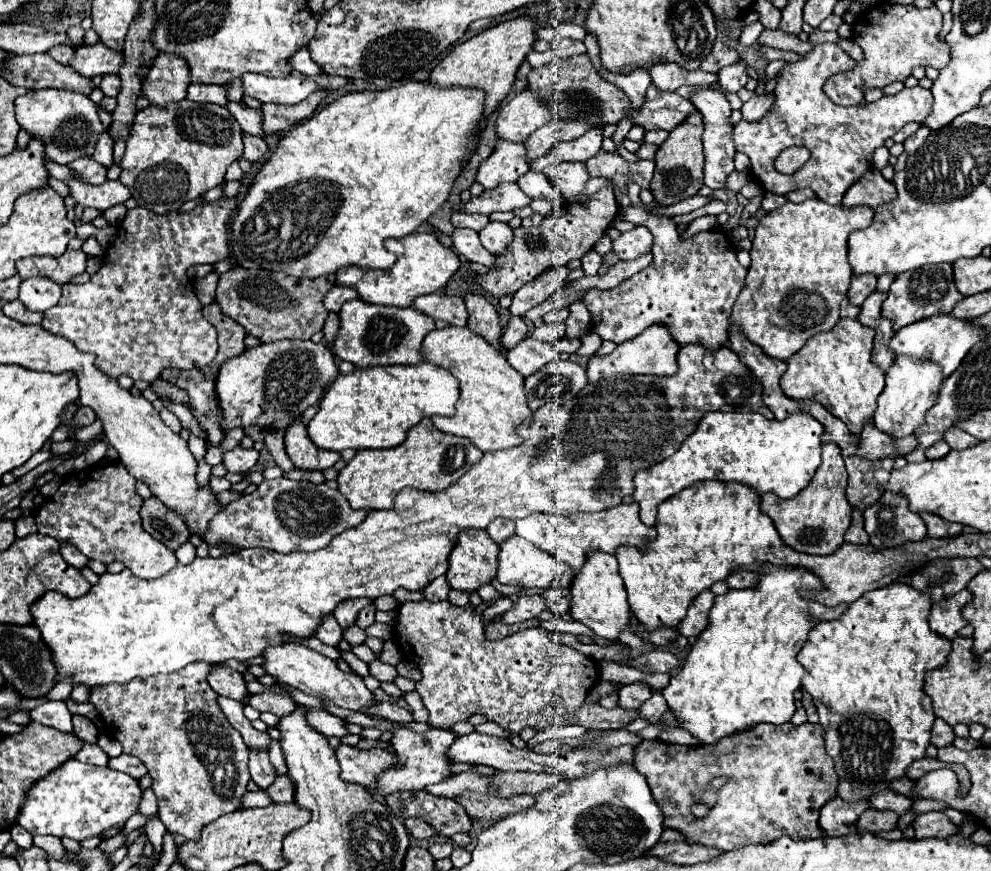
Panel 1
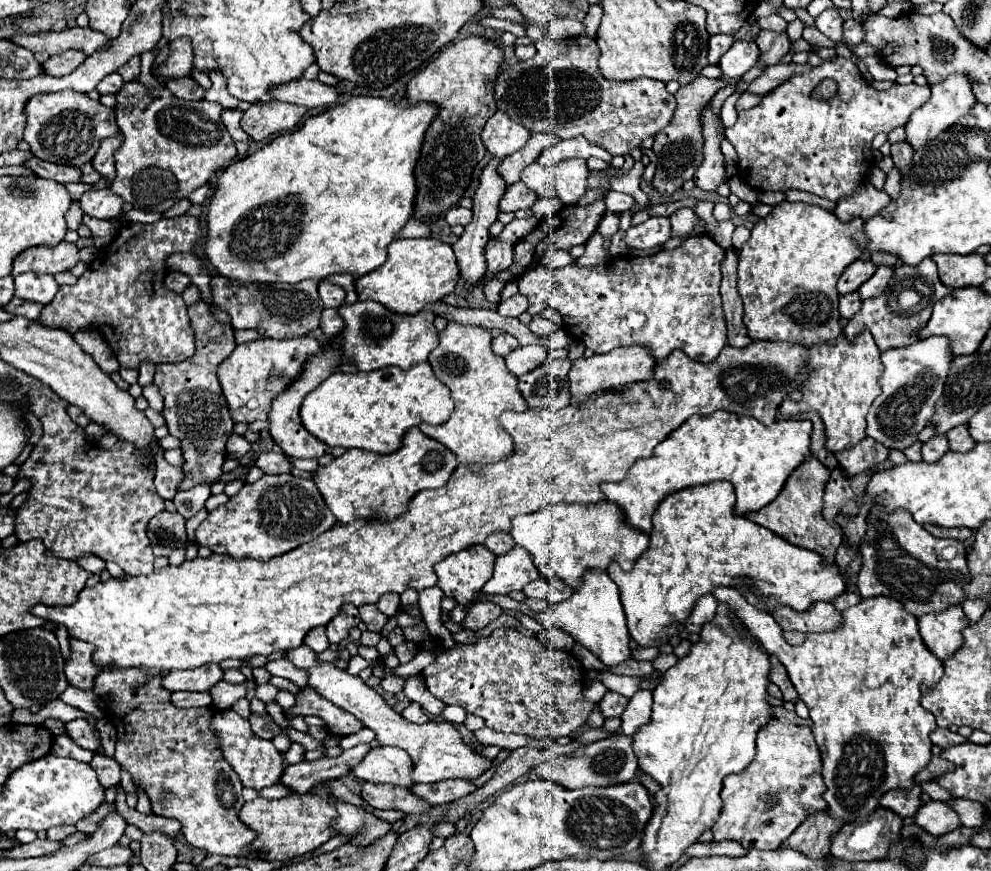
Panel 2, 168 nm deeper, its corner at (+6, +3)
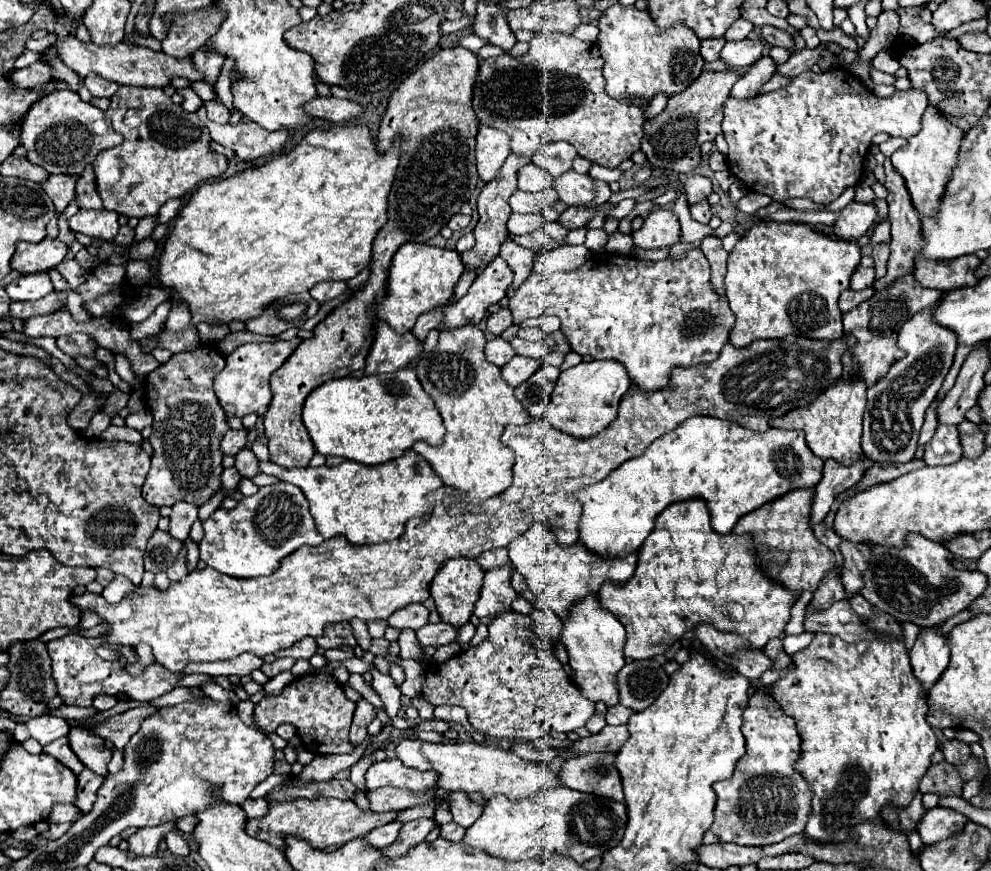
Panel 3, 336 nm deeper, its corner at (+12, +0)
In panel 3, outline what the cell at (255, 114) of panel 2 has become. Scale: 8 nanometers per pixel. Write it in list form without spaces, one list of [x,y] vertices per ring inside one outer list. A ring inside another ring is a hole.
[[[205,102],[196,112],[200,120],[204,123],[211,138],[225,148],[233,150],[235,156],[243,162],[253,162],[261,156],[269,156],[275,152],[281,152],[285,142],[287,142],[287,130],[277,130],[277,132],[267,132],[255,122],[239,122],[237,126],[231,124],[213,124],[207,118]]]

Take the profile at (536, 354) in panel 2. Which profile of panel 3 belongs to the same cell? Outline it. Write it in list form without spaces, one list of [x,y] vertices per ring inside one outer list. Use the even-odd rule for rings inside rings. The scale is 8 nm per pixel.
[[[515,356],[509,364],[503,366],[501,374],[503,374],[505,382],[515,388],[515,386],[523,384],[537,368],[539,368],[539,362],[537,362],[537,360],[533,360],[533,358],[523,358],[523,356]]]

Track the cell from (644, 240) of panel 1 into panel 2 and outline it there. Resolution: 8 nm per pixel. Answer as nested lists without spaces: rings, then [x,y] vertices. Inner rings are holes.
[[[649,217],[645,223],[629,227],[625,233],[625,243],[629,249],[649,249],[663,245],[671,235],[671,225],[667,217]]]

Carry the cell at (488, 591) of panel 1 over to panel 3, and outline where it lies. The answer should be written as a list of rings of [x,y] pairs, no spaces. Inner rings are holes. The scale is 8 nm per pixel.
[[[587,596],[571,610],[573,614],[563,620],[561,642],[569,652],[569,666],[575,674],[573,684],[591,702],[605,702],[607,706],[615,706],[619,702],[617,672],[625,666],[625,628],[621,622],[617,622],[617,618],[613,618],[613,614],[599,606],[597,596]]]

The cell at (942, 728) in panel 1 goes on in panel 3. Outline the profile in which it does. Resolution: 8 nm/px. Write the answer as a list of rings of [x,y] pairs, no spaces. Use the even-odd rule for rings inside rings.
[[[947,740],[943,746],[941,746],[941,752],[945,756],[945,760],[949,764],[963,764],[969,756],[971,756],[971,748],[969,744],[961,742],[961,740]]]

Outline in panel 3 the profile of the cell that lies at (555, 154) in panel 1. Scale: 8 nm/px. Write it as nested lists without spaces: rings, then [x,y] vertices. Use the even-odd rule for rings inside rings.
[[[551,142],[551,144],[543,144],[531,160],[557,178],[573,168],[575,158],[577,158],[577,150],[569,142]]]

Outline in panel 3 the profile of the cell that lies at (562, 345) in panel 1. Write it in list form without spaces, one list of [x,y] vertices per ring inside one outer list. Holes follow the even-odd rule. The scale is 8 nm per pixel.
[[[513,338],[511,344],[513,344],[513,348],[515,348],[517,354],[535,358],[539,364],[545,364],[545,358],[549,354],[549,348],[543,342],[525,342],[521,338]]]

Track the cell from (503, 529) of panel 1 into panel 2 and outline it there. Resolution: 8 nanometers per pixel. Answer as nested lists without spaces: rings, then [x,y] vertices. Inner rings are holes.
[[[491,533],[485,541],[485,545],[495,553],[495,555],[503,555],[507,553],[515,543],[513,543],[513,537],[509,533]]]

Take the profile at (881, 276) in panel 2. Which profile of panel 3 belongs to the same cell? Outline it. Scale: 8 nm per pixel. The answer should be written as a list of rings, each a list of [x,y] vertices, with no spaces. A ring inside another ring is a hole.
[[[877,244],[873,246],[873,260],[875,260],[875,272],[877,272],[877,278],[885,276],[885,270],[887,270],[887,258],[889,258],[889,244]]]

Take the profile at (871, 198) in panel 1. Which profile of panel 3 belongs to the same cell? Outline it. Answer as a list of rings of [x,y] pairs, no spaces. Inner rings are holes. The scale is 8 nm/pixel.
[[[851,202],[841,210],[839,220],[835,222],[835,236],[841,240],[857,240],[873,226],[877,208],[873,204]]]

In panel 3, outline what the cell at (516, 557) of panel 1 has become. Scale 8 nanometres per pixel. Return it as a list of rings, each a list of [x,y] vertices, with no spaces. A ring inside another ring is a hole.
[[[511,566],[495,568],[485,572],[485,582],[481,596],[475,604],[475,616],[495,616],[511,610],[511,602],[517,598],[517,592],[511,588]]]

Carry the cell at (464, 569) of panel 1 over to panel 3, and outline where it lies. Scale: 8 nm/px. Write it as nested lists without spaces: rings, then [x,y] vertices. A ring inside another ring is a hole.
[[[453,558],[453,560],[447,560],[443,564],[441,572],[431,582],[431,598],[435,600],[441,622],[453,624],[455,628],[461,628],[463,624],[469,622],[473,608],[475,608],[475,602],[479,600],[483,574],[485,572],[479,568],[479,564],[475,560],[469,560],[469,558]]]

